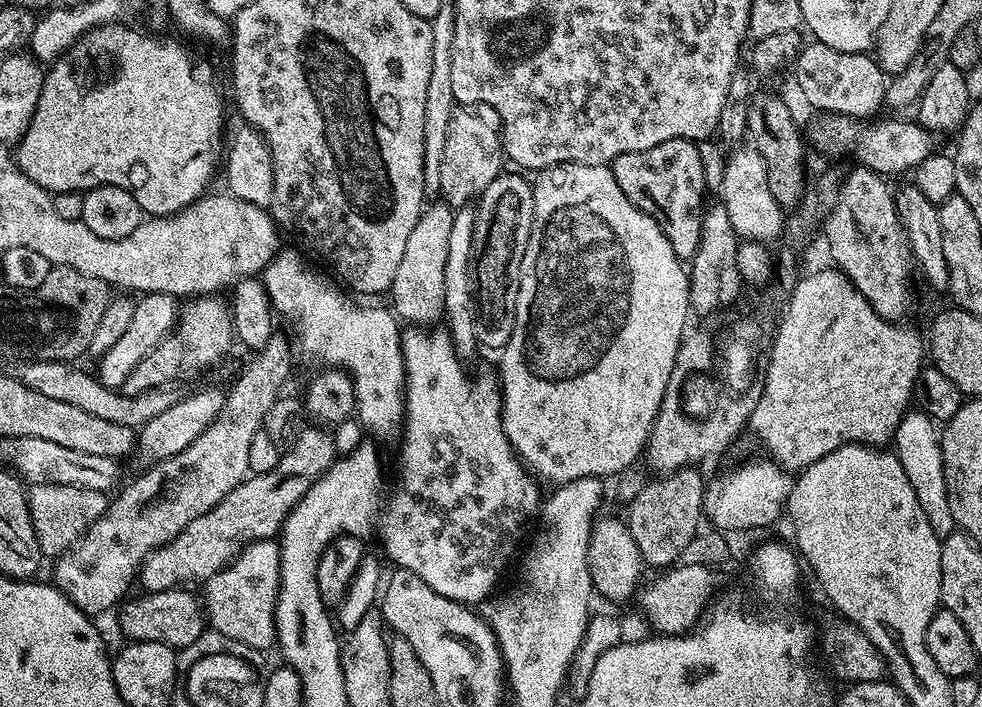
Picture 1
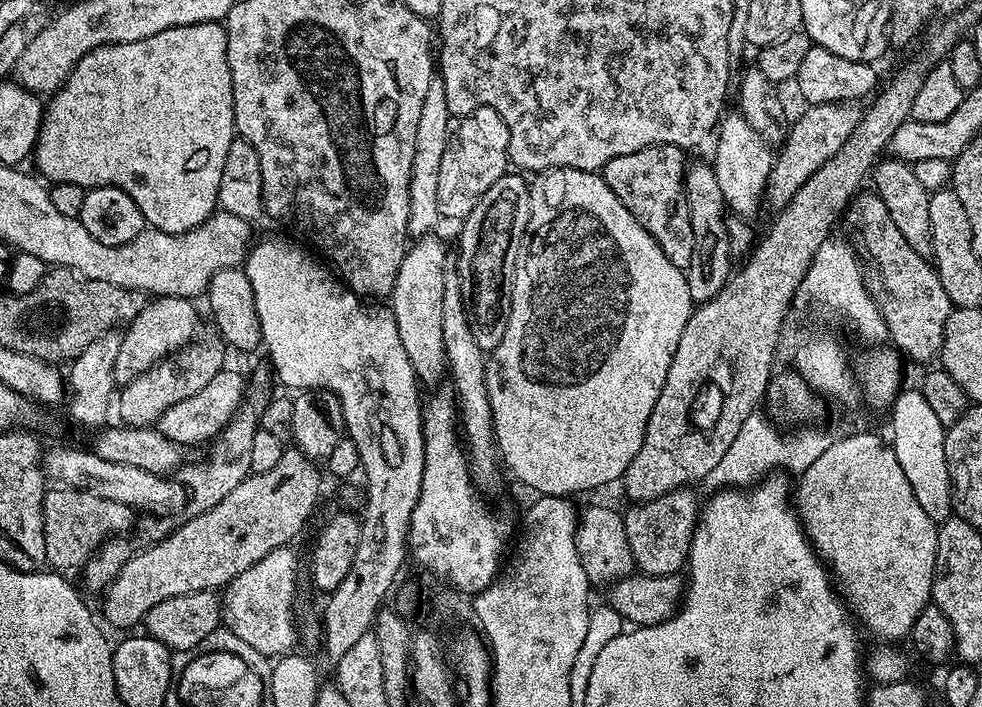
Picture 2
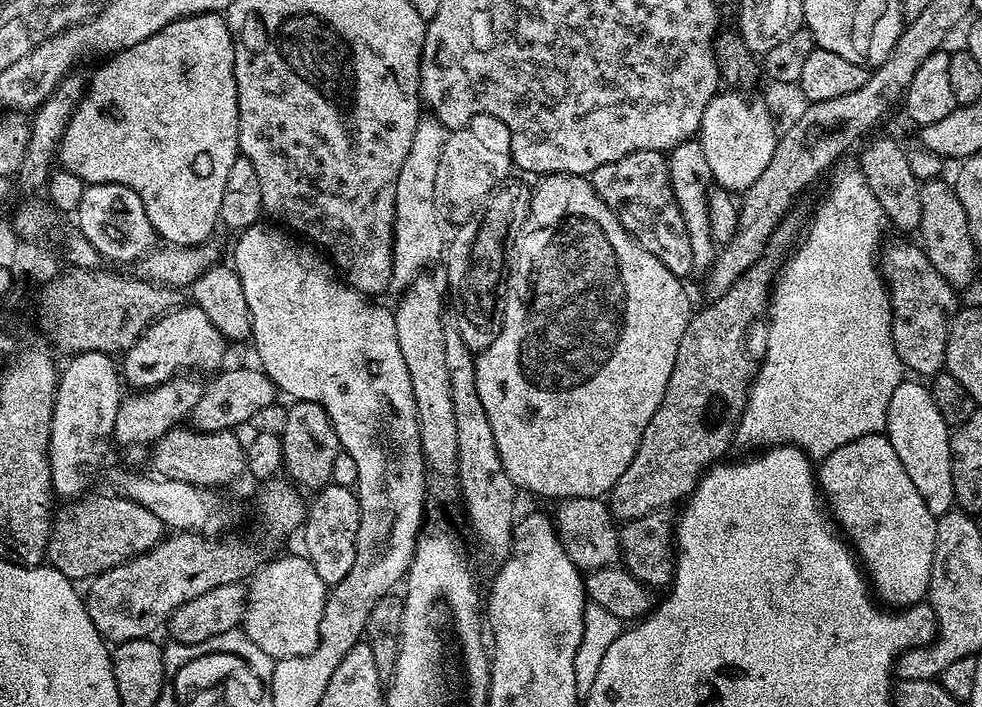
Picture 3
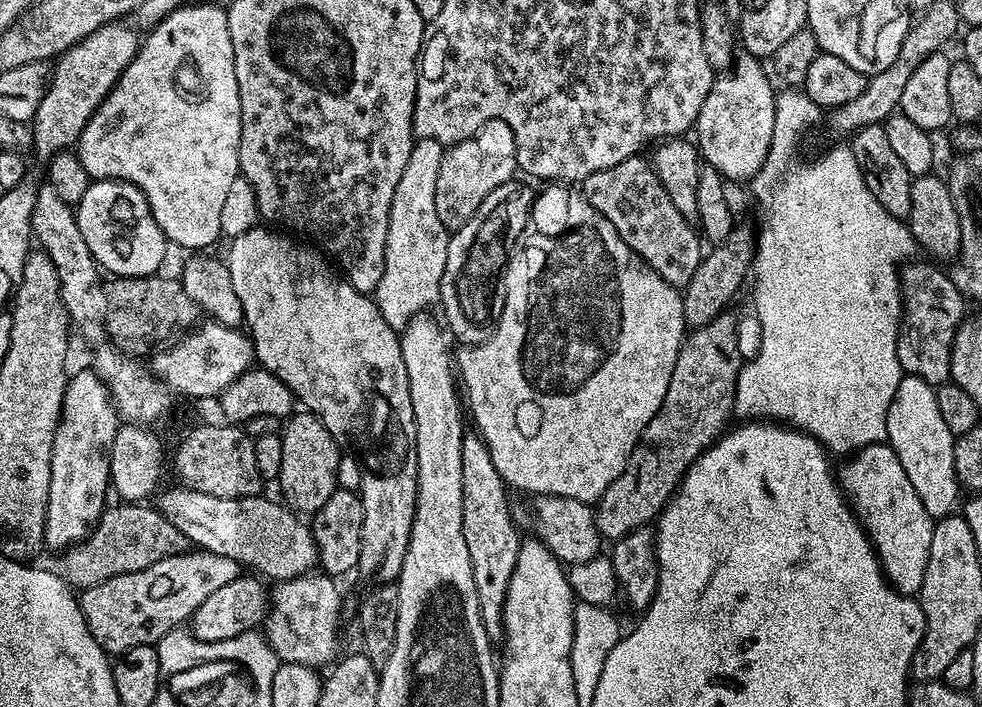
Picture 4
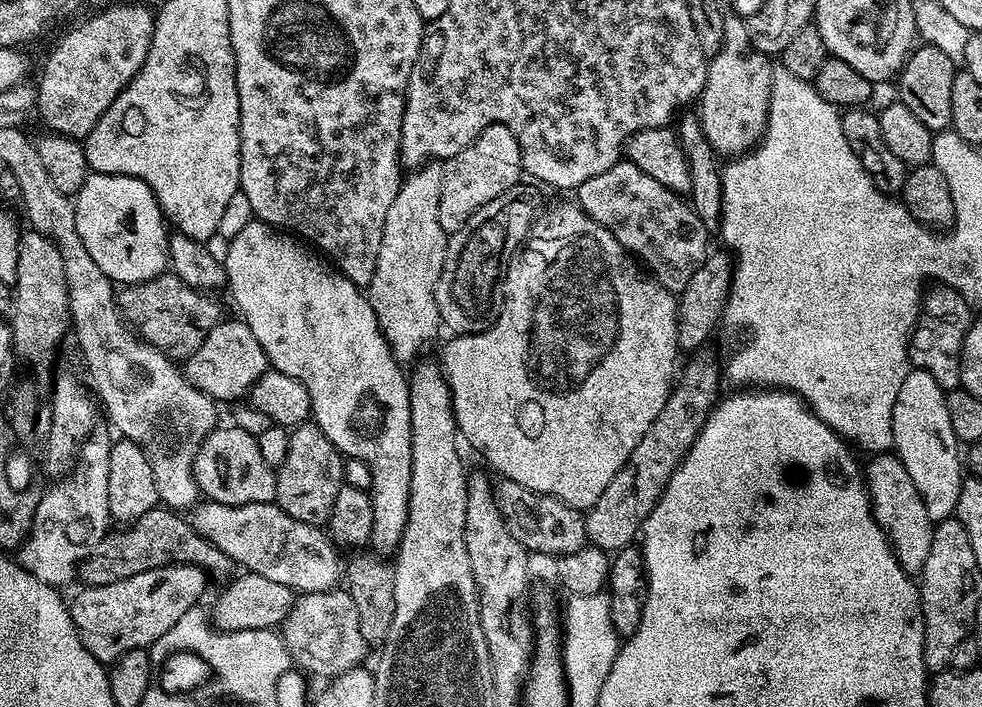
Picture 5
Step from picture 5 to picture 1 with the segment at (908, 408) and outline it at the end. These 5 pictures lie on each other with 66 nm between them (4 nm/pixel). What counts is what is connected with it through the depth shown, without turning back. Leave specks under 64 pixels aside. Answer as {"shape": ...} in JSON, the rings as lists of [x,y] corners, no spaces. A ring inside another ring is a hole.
{"shape":[[[921,410],[905,412],[900,425],[896,428],[894,451],[902,462],[902,470],[906,470],[906,478],[910,478],[910,486],[914,486],[914,494],[922,506],[922,514],[926,514],[930,526],[934,526],[934,534],[943,538],[957,531],[954,514],[950,514],[950,502],[946,494],[940,432],[933,419]]]}

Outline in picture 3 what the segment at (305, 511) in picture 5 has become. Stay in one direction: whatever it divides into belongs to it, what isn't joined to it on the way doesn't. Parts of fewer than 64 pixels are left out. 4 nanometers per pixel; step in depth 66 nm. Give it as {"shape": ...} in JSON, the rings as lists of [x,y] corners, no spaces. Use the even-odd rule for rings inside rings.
{"shape":[[[297,400],[288,408],[286,430],[279,436],[284,451],[283,471],[290,477],[291,483],[301,489],[319,490],[332,483],[334,458],[342,451],[338,434],[320,404]]]}

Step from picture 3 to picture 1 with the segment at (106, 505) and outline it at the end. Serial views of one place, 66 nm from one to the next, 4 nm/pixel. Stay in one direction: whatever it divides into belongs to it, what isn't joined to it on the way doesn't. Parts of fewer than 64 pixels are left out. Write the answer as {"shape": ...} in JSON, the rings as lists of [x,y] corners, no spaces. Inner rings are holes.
{"shape":[[[33,484],[27,489],[28,509],[38,538],[38,546],[45,557],[59,558],[80,543],[80,537],[87,532],[96,519],[104,515],[110,507],[107,495],[98,490],[86,490],[82,486],[54,486],[53,484]]]}

